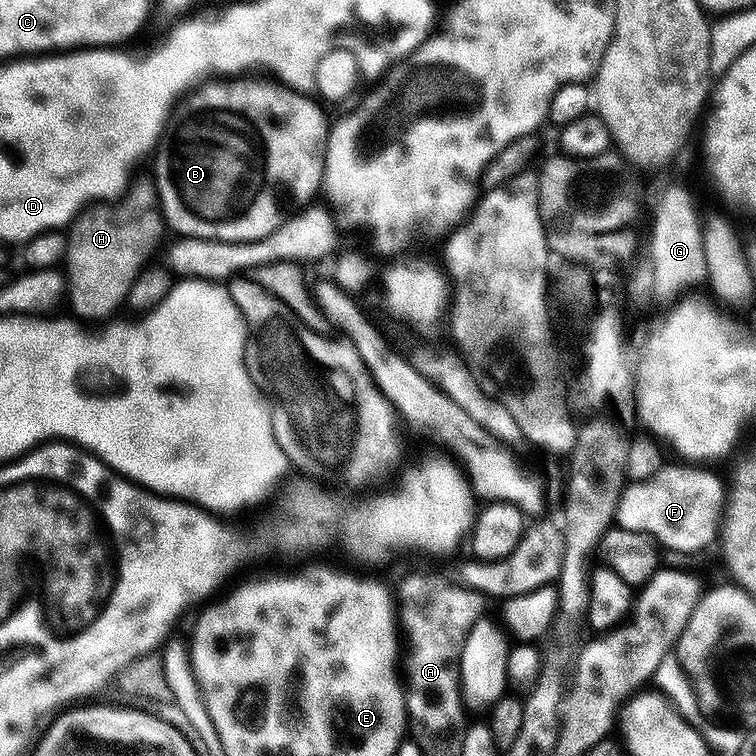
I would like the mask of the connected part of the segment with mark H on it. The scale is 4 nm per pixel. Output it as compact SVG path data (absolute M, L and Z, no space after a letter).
M151 179L138 180L119 200L96 202L85 207L70 225L66 300L72 303L73 310L77 312L73 313L83 321L103 321L113 315L111 312L120 303L123 305L127 301L130 286L134 286L138 274L151 261L148 259L159 246L160 235L166 232L164 213L157 207L155 183Z

